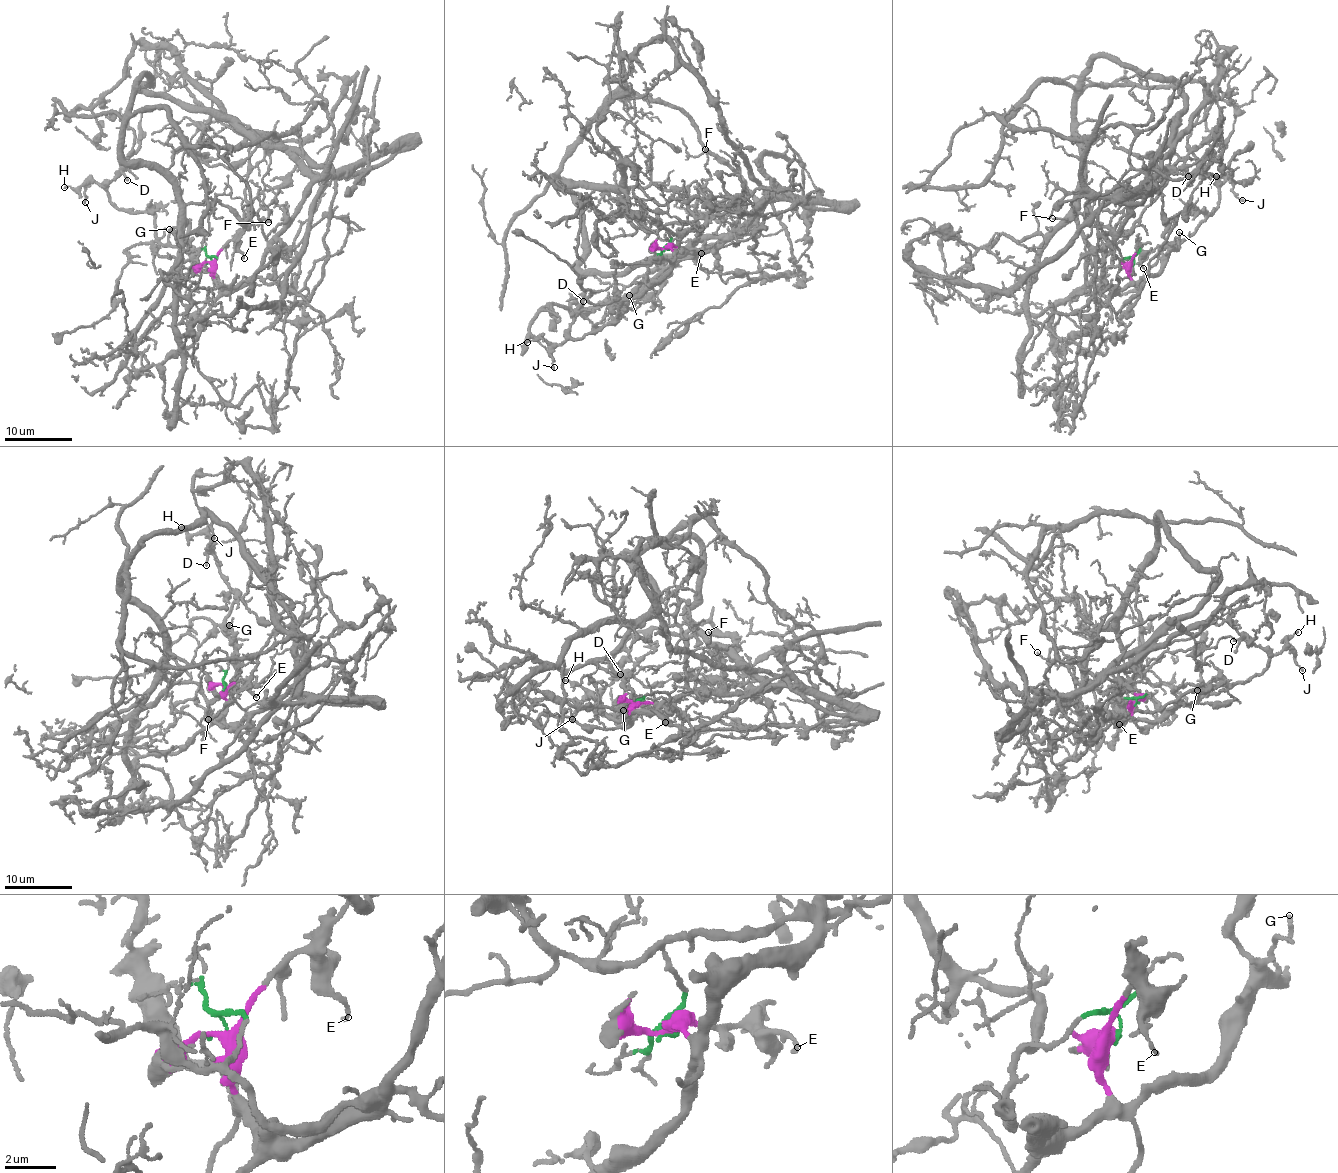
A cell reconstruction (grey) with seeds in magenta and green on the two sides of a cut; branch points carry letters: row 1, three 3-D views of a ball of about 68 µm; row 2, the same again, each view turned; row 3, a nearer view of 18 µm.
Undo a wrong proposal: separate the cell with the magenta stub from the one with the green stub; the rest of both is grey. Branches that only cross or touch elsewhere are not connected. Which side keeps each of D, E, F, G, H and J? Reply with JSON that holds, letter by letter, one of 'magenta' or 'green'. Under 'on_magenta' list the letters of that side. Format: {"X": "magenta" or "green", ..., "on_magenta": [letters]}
{"D": "magenta", "E": "magenta", "F": "green", "G": "magenta", "H": "magenta", "J": "magenta", "on_magenta": ["D", "E", "G", "H", "J"]}

